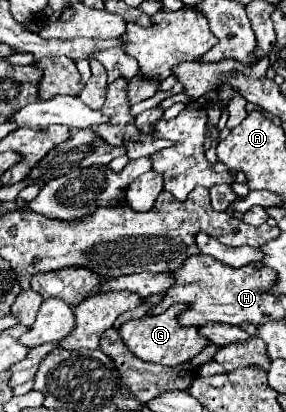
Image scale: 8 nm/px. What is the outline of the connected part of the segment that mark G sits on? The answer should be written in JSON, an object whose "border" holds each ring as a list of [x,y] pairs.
{"border":[[[172,305],[170,309],[166,309],[160,315],[144,315],[142,319],[134,319],[134,321],[126,321],[120,327],[120,335],[124,339],[124,343],[128,345],[128,349],[150,363],[160,363],[160,365],[178,365],[178,363],[186,363],[192,357],[196,357],[204,347],[210,345],[210,341],[198,333],[198,327],[182,327],[178,323],[178,315],[180,311],[184,311],[186,307],[182,305]]]}

